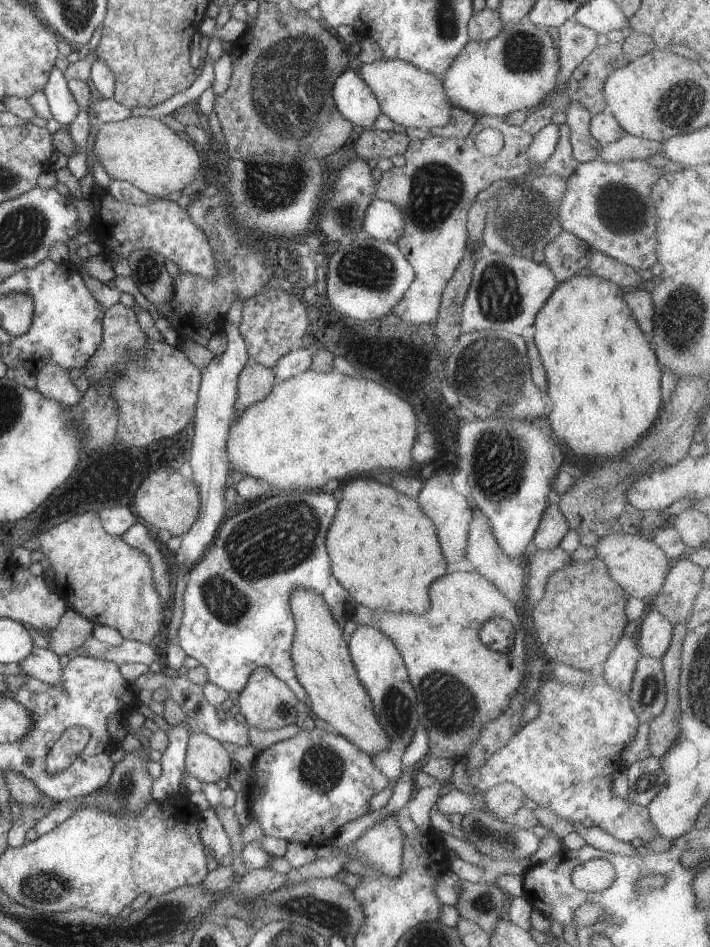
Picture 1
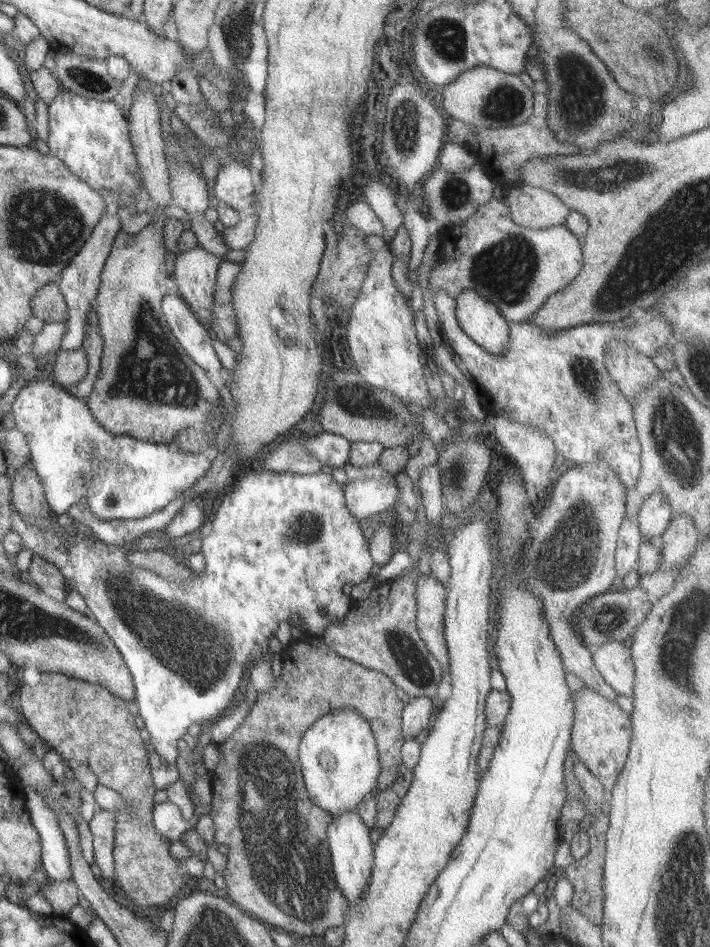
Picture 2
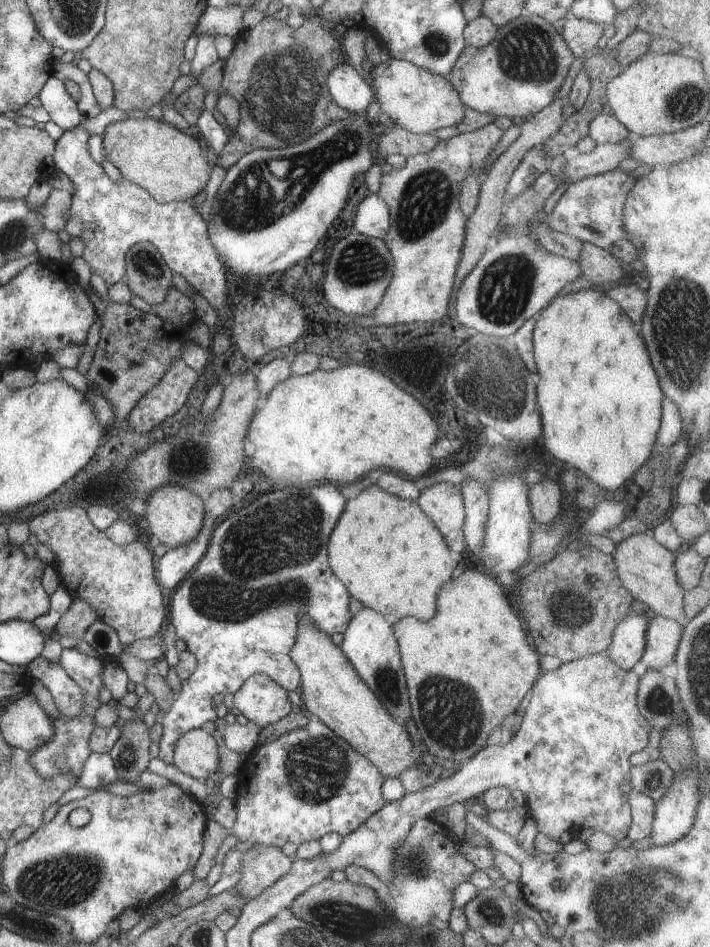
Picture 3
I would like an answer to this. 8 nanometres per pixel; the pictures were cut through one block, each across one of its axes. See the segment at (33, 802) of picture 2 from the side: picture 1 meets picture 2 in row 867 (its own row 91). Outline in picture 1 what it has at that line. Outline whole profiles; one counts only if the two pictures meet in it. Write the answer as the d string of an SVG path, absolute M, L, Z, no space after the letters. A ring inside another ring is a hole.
M52 68L49 83L43 90L50 104L50 112L61 125L70 124L81 108L78 106L76 99L68 88L66 77L60 68Z

